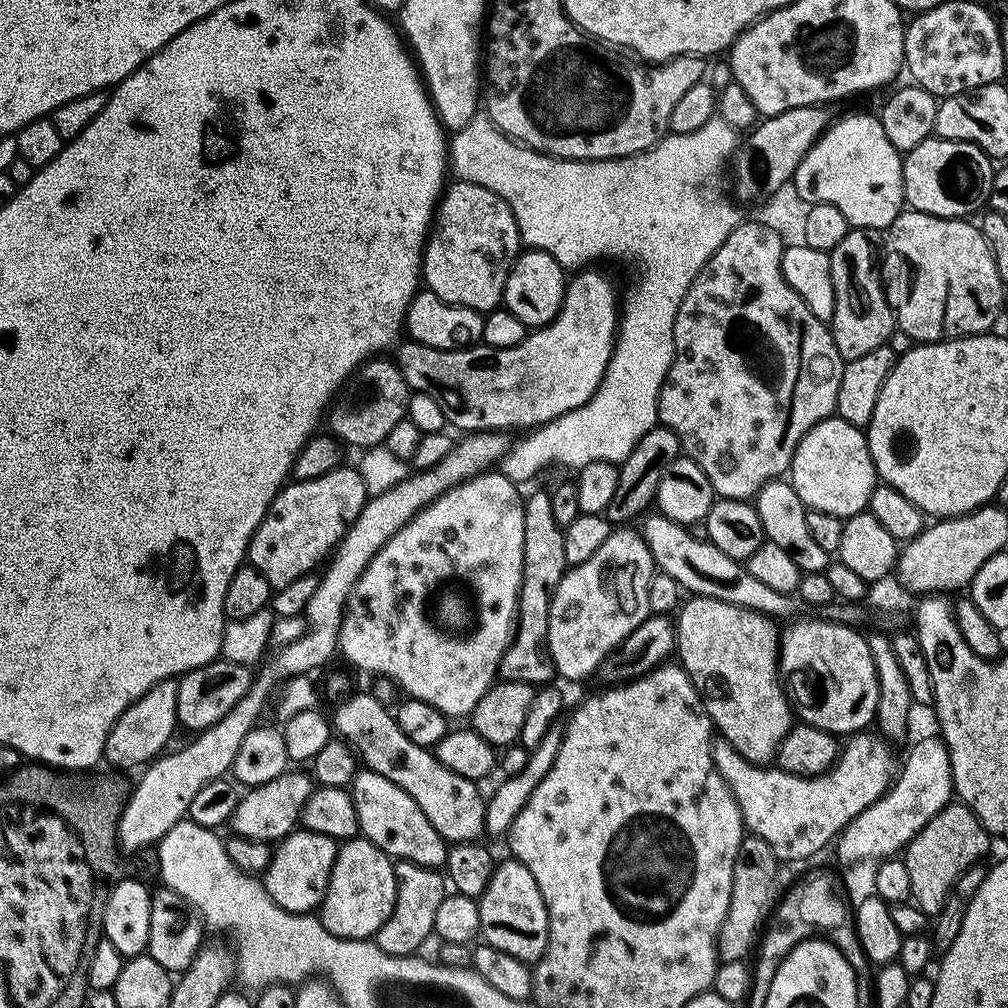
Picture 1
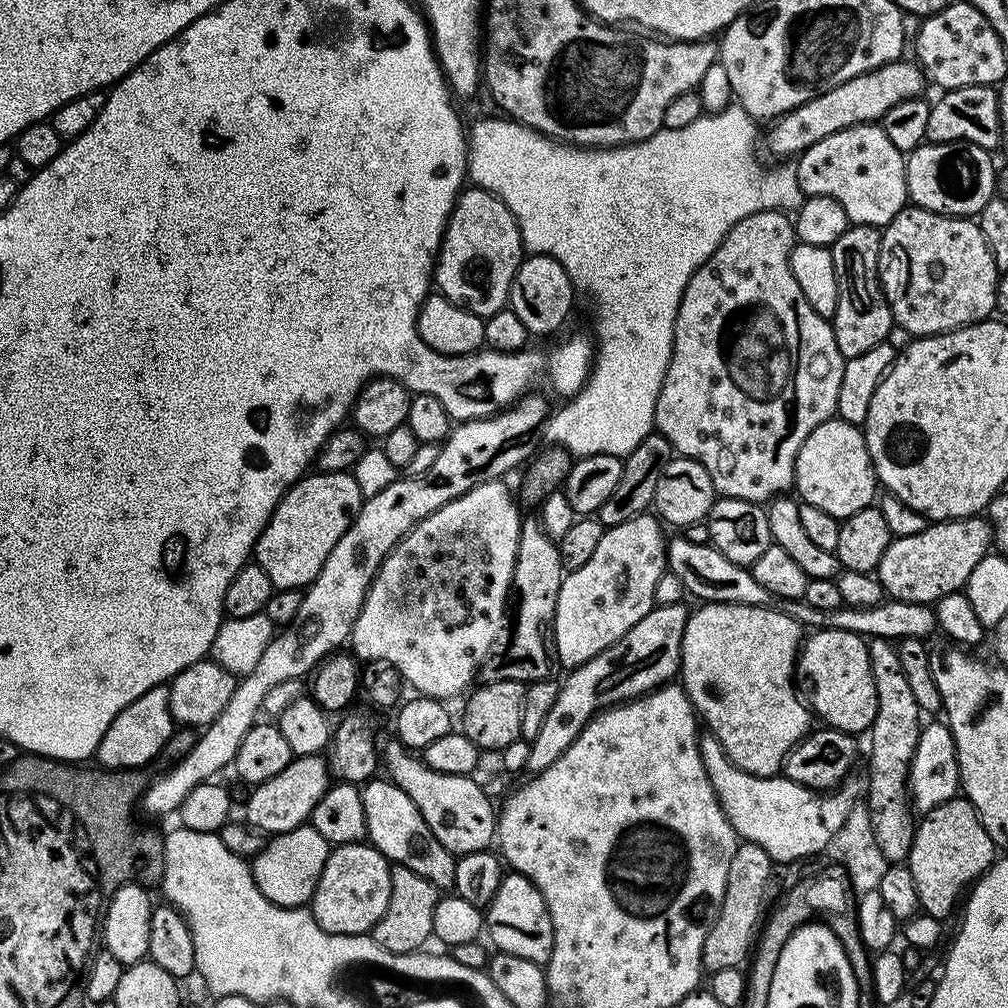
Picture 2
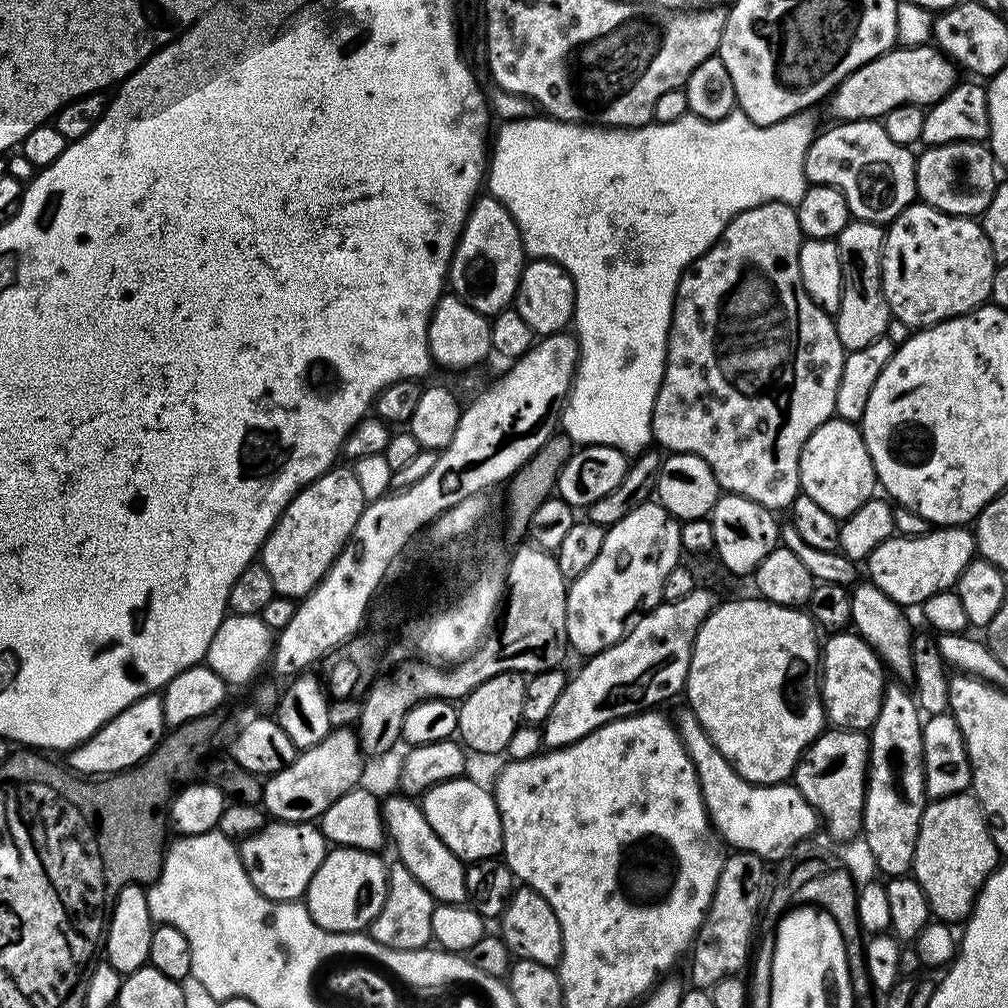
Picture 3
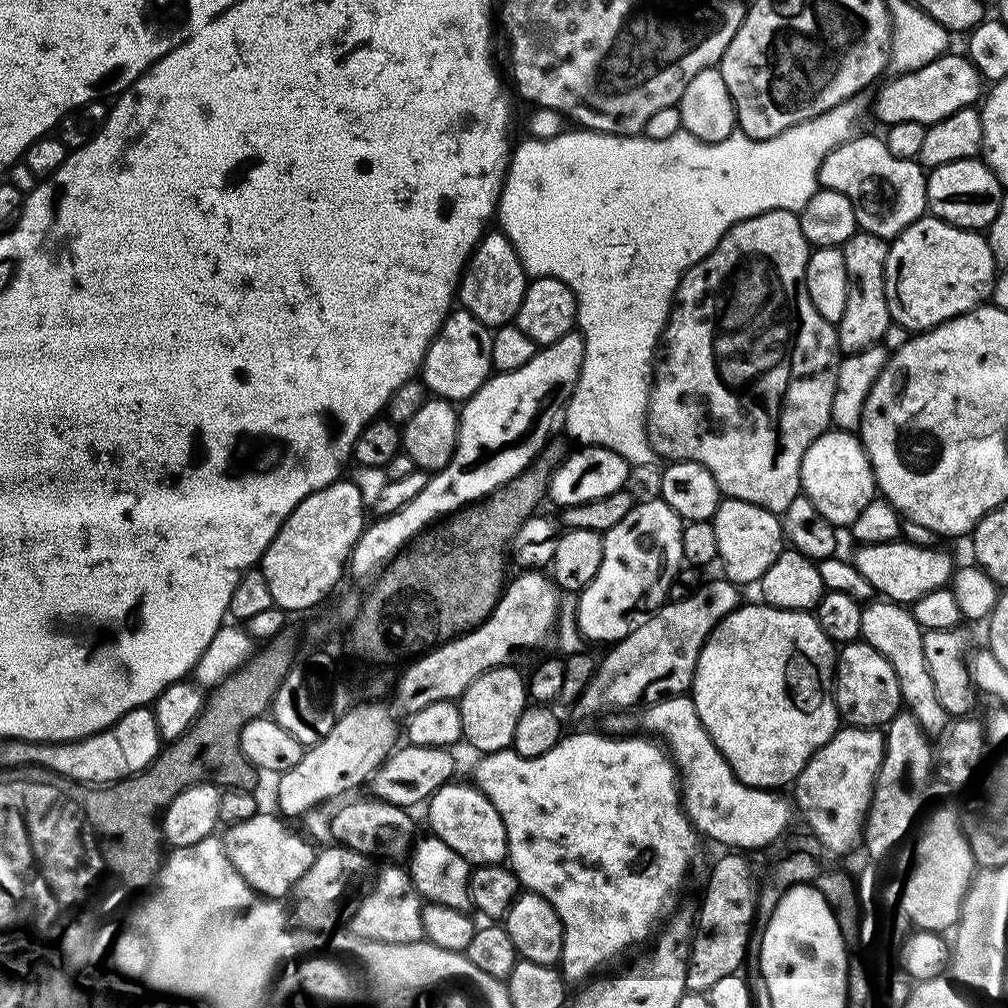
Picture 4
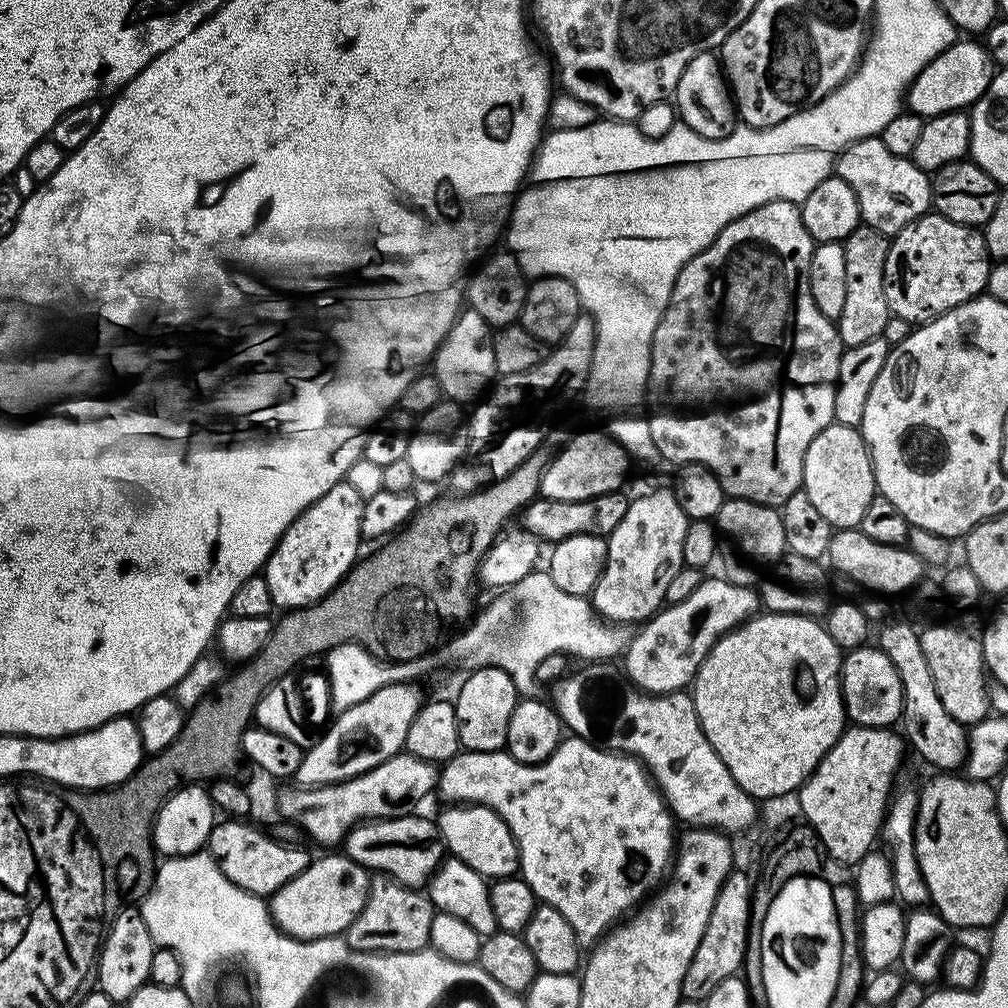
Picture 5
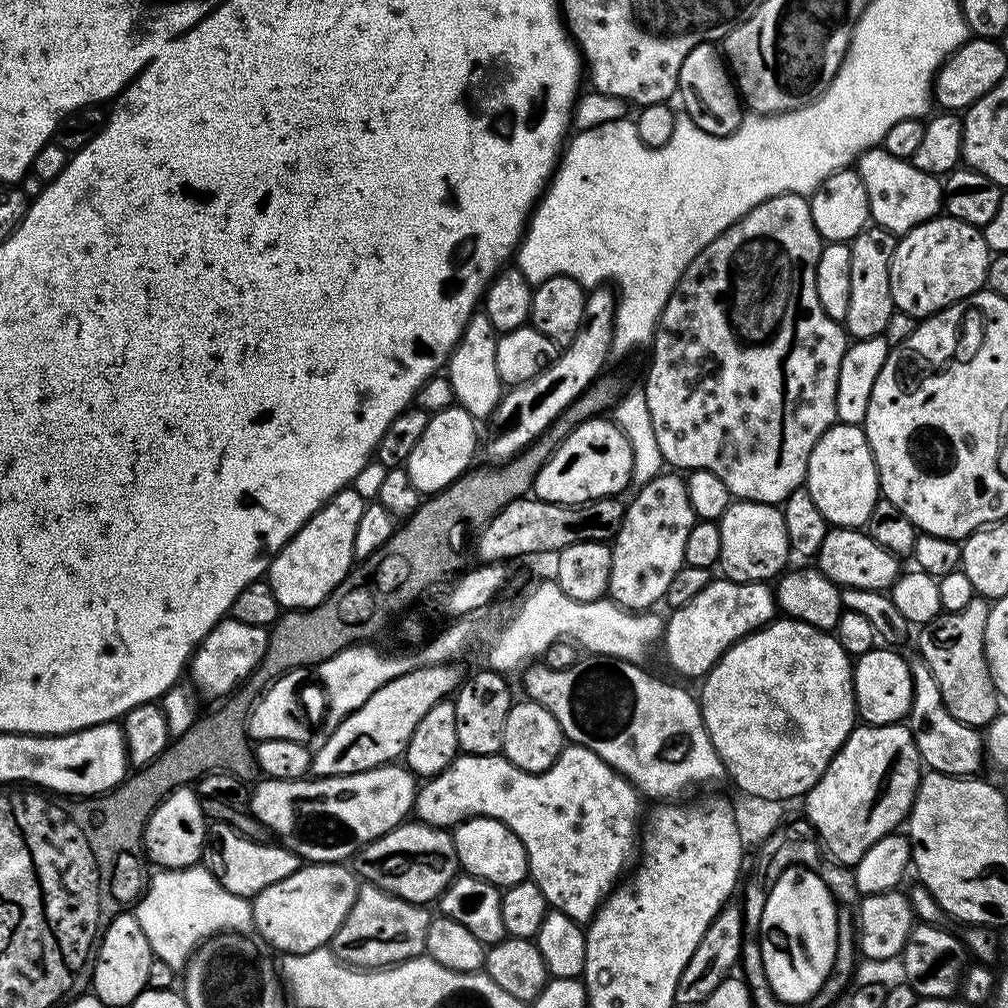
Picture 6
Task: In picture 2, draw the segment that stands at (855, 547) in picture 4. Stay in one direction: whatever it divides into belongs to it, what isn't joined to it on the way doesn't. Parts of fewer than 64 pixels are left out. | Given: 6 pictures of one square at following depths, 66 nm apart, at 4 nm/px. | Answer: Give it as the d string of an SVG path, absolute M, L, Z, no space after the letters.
M983 515L965 516L962 520L941 520L929 523L922 534L897 536L892 545L882 554L882 562L876 567L880 587L891 599L905 600L915 604L935 605L946 594L959 592L967 585L970 574L984 556L989 555L992 543L992 526Z

